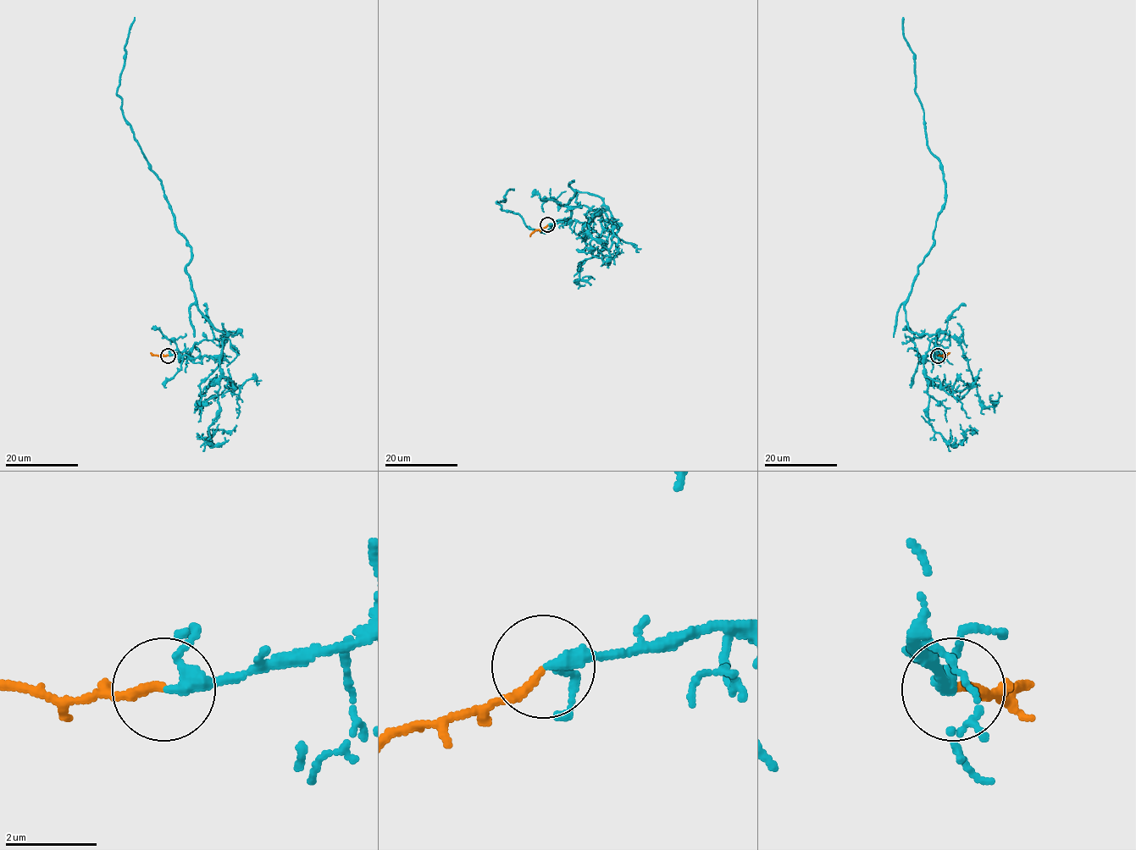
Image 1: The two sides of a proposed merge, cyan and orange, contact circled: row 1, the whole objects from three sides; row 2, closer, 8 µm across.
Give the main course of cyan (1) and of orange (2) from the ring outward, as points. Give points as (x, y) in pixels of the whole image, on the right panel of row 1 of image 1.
1: (939, 356), (933, 343), (950, 336), (912, 333), (905, 308), (933, 242), (944, 180), (927, 143), (903, 18)
2: (939, 356), (950, 353)

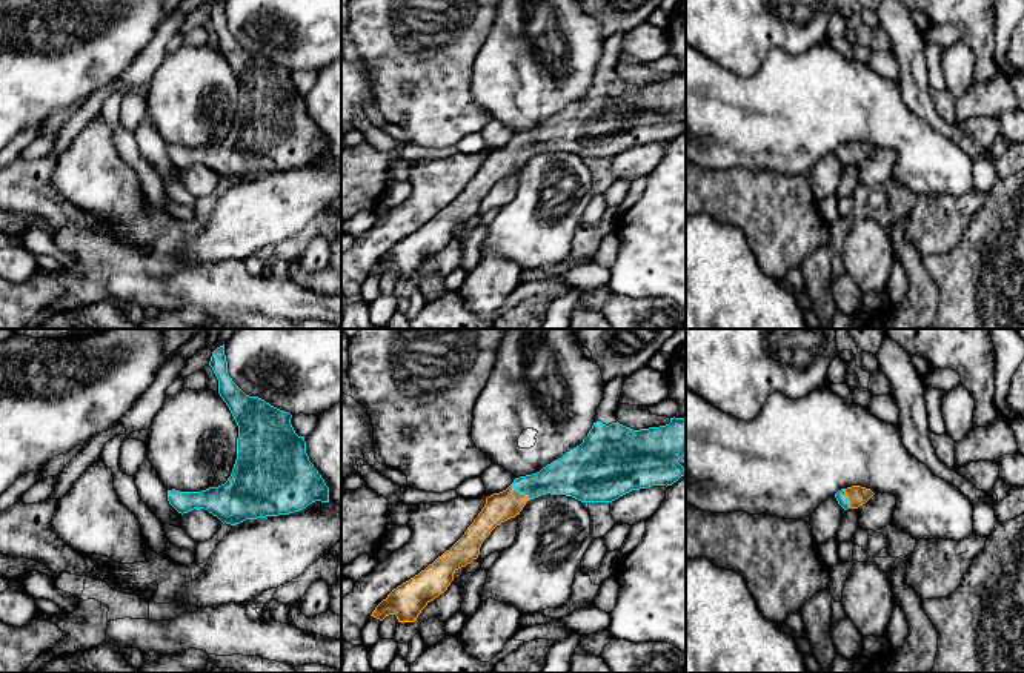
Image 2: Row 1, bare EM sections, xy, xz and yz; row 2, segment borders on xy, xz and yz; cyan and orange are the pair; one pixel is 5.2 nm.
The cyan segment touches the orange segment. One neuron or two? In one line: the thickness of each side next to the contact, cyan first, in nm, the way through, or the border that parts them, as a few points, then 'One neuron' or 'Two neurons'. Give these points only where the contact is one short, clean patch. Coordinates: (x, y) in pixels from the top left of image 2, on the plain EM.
Thickness 190 nm (cyan) against 150 nm. Path across: xz (565, 131), (520, 148), (508, 160), (498, 163). One neuron

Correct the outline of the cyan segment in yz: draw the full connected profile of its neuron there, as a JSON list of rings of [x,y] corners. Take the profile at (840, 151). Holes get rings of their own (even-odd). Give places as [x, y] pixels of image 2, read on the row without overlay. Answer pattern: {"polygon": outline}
{"polygon": [[[852,141],[847,144],[841,144],[835,149],[838,160],[847,164],[858,164],[866,160],[875,149],[870,144],[861,141]]]}

